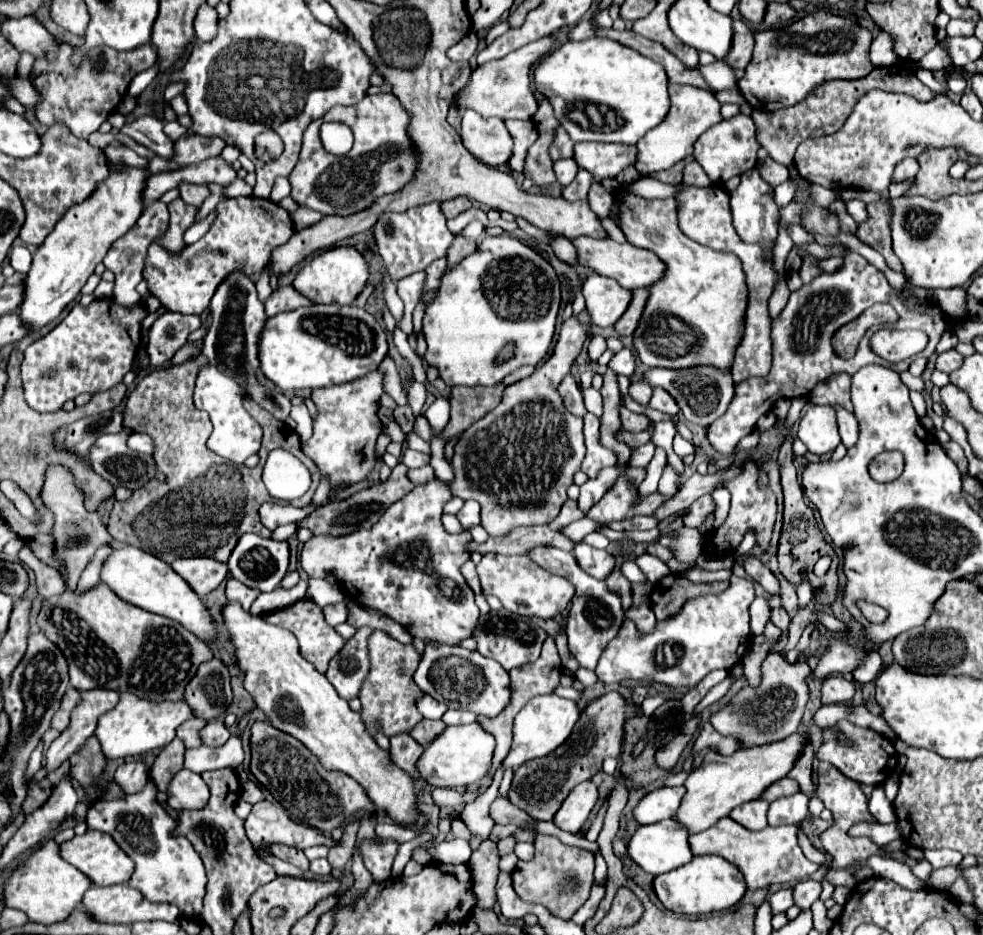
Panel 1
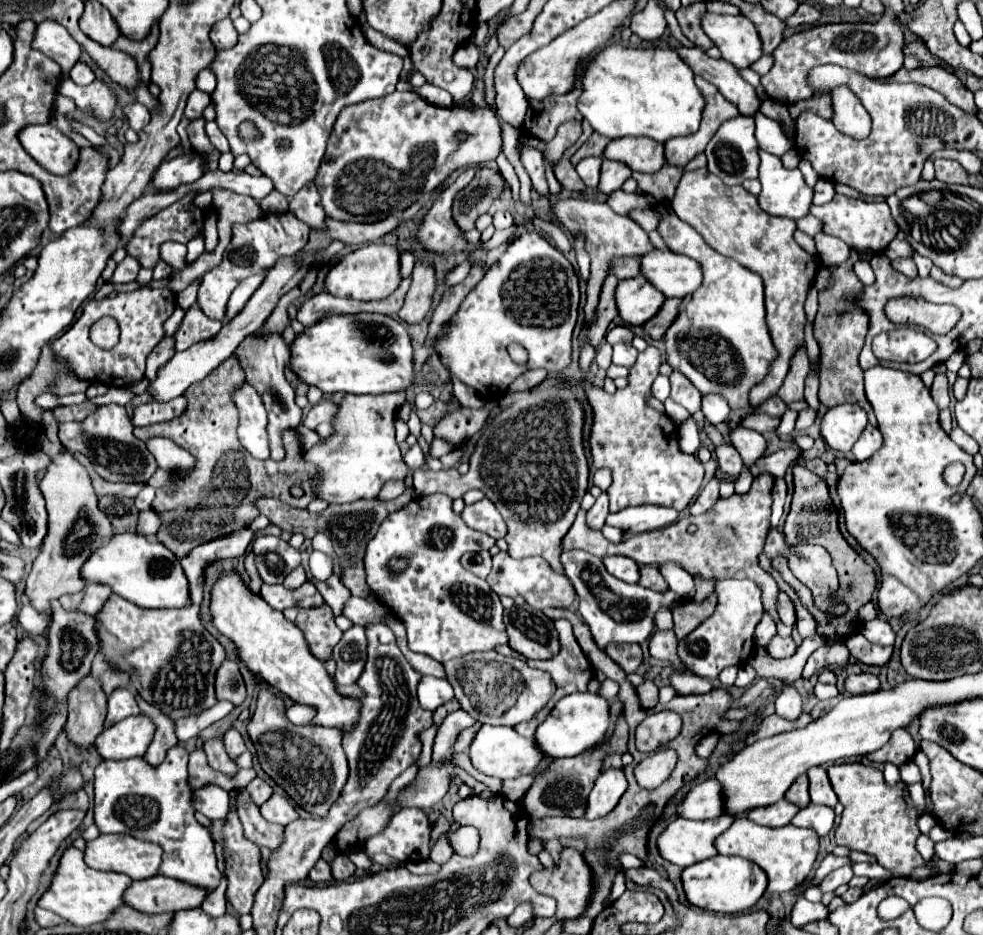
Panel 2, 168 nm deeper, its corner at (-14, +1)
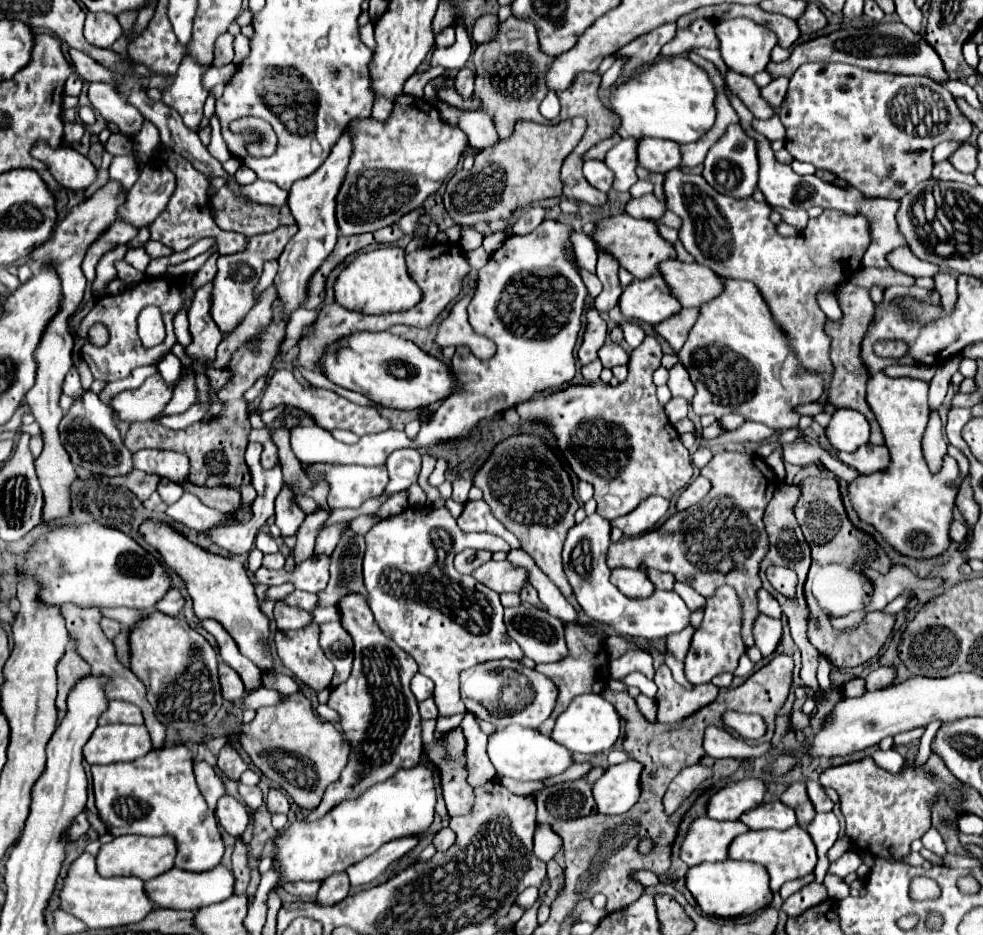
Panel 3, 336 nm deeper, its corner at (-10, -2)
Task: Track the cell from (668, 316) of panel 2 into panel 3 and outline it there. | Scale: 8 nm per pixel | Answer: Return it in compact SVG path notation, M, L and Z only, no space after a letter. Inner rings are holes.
M684 308L680 312L680 316L672 316L672 320L664 320L664 322L656 324L656 332L660 336L664 336L670 342L670 346L678 352L684 346L688 332L692 330L696 318L698 318L698 310Z

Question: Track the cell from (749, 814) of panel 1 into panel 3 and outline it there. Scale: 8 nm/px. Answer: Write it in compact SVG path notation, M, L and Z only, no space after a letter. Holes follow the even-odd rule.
M774 800L774 802L766 802L754 810L744 812L744 816L740 816L740 820L750 830L766 830L766 828L788 830L796 824L796 814L792 808L788 808L780 800Z

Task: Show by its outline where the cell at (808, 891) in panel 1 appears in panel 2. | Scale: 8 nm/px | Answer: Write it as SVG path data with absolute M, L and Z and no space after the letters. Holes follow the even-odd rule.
M846 865L846 867L840 867L840 869L832 871L832 873L820 883L820 889L822 889L822 893L830 893L830 891L834 891L836 887L846 885L850 879L852 879L852 869L850 869L850 865Z

